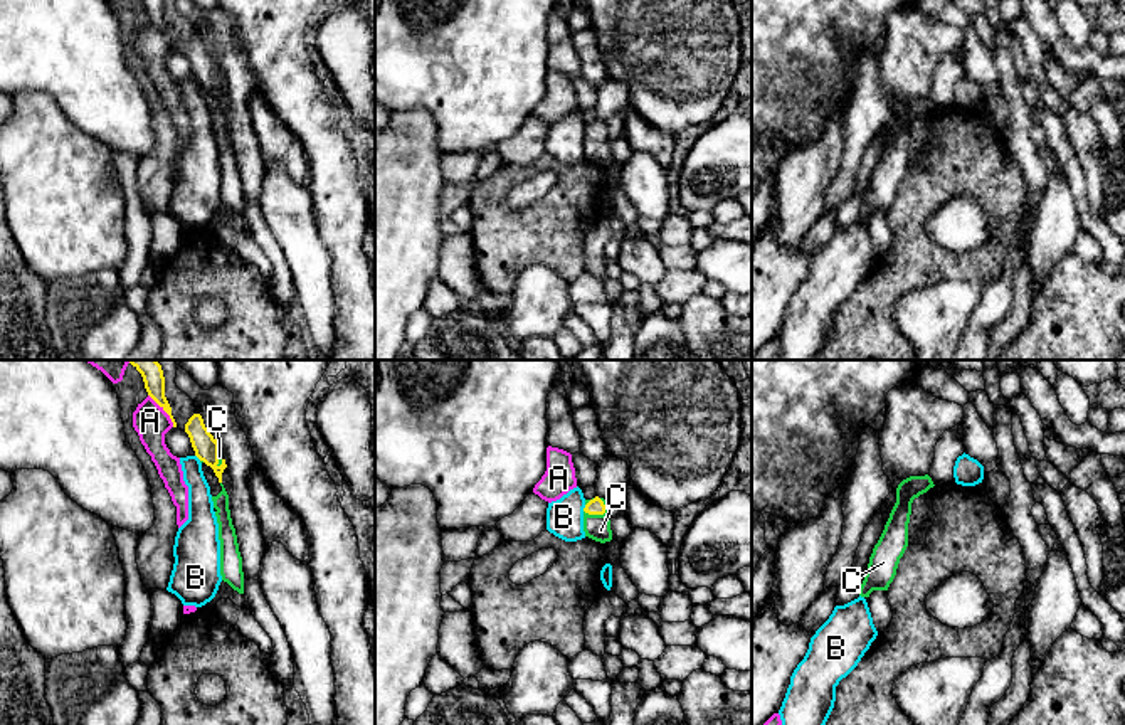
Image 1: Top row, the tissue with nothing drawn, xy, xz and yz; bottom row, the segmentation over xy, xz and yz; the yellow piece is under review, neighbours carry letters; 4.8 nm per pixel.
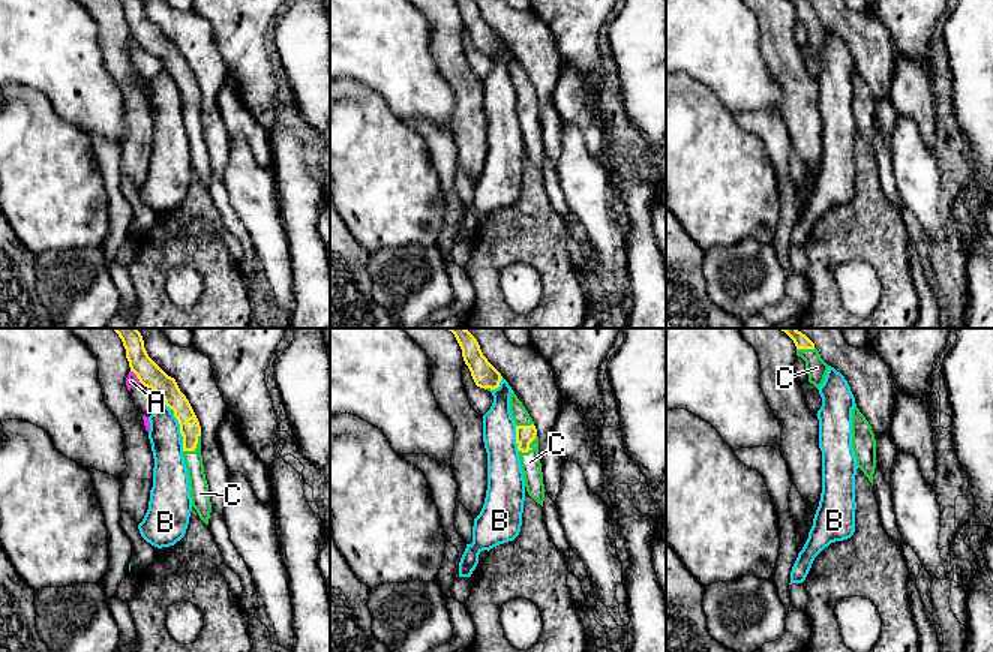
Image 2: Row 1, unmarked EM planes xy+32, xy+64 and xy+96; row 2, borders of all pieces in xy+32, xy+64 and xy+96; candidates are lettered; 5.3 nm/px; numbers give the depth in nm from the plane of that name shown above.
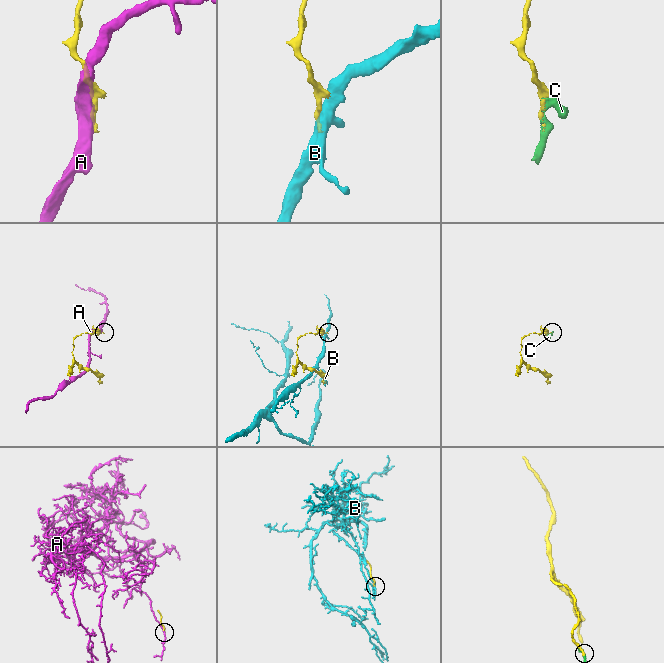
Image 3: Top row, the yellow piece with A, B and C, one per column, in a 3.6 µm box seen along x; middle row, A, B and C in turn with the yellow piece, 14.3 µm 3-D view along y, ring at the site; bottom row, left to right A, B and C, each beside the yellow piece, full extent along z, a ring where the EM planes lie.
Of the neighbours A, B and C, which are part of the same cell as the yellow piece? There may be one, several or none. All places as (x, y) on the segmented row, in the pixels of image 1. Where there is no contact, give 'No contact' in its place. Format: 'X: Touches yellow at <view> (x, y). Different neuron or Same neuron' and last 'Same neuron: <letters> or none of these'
A: Touches yellow at xy (163, 409). Different neuron
B: Touches yellow at xz (584, 508). Different neuron
C: Touches yellow at xz (597, 513). Same neuron
Same neuron: C

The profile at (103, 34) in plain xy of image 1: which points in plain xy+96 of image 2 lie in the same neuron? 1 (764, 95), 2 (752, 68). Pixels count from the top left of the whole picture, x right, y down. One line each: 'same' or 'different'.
1: same
2: same

